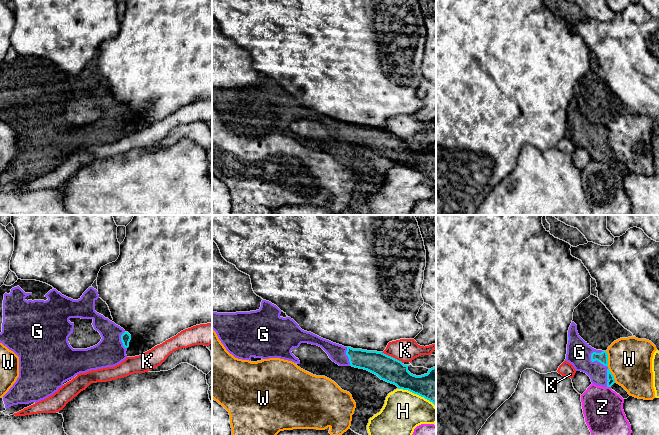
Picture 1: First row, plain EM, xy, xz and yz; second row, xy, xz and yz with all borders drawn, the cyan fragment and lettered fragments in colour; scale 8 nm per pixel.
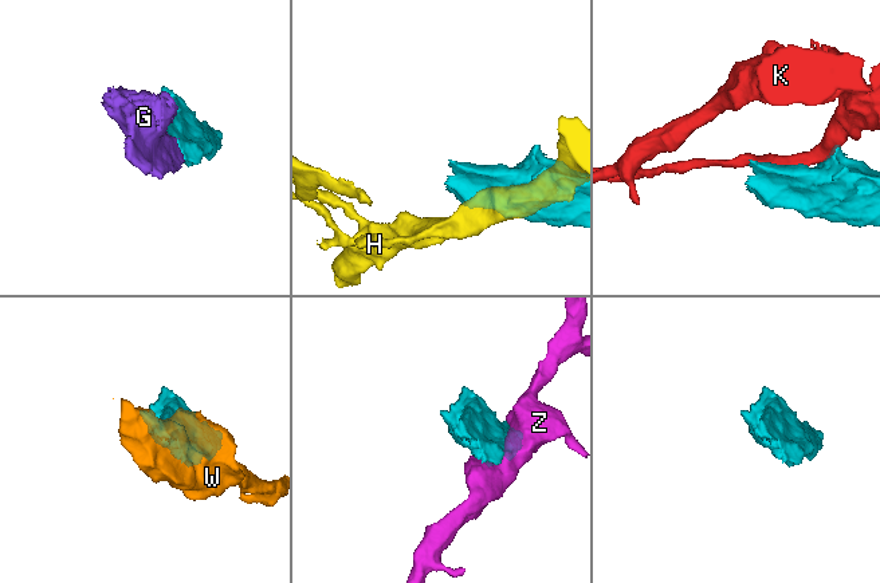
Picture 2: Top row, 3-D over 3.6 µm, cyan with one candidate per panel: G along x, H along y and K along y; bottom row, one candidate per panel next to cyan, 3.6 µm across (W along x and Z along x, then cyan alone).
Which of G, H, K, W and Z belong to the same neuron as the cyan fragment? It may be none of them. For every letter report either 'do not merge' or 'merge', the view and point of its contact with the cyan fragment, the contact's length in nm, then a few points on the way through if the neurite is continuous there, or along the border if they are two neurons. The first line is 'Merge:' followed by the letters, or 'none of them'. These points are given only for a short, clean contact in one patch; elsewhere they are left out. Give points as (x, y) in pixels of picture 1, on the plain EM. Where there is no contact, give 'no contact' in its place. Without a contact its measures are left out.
Merge: G
G: merge | yz (604, 141) | 300 nm
H: do not merge | xz (418, 170) | 340 nm
K: do not merge | xz (392, 133) | 200 nm | along xz (381, 128), (398, 135), (402, 139)
W: do not merge | yz (608, 144) | 260 nm
Z: do not merge | yz (609, 162) | 30 nm

